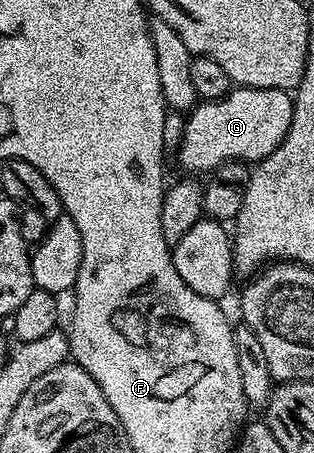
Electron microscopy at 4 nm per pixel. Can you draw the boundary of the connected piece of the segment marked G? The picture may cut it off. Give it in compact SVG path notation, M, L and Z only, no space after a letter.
M231 87L230 91L219 100L207 100L189 110L185 117L186 125L182 128L182 141L178 144L178 160L190 171L187 173L209 174L230 160L257 162L268 158L268 154L272 154L272 150L276 150L280 142L284 142L288 134L288 126L292 126L293 109L293 95L279 88Z

